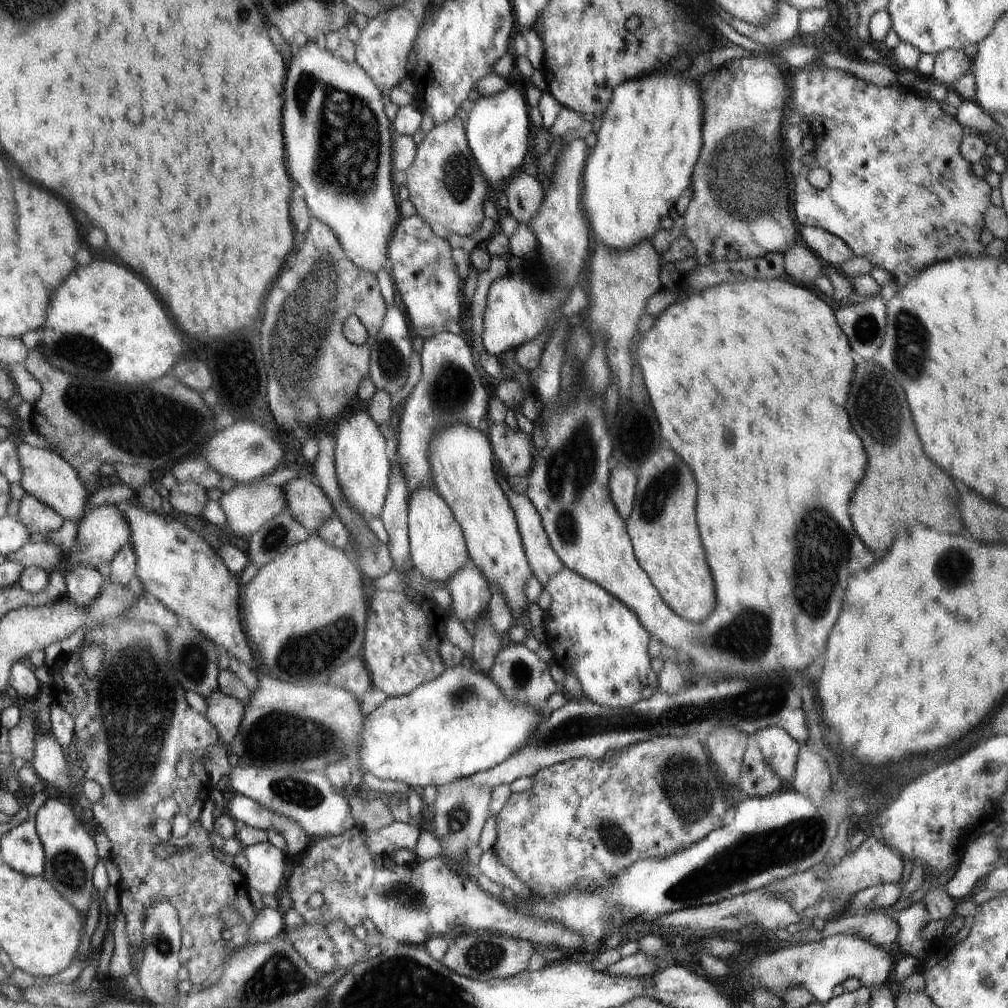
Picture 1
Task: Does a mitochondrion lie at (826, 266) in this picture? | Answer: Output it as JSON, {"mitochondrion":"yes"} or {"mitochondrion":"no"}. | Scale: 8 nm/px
{"mitochondrion":"no"}

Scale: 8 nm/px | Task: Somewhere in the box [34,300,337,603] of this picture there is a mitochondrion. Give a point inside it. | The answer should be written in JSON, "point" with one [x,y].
{"point":[75,351]}

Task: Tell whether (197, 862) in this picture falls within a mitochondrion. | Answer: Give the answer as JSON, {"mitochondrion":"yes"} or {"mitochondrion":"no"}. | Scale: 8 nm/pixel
{"mitochondrion":"no"}

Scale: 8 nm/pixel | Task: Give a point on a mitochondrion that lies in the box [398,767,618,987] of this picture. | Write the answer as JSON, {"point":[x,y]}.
{"point":[483,956]}

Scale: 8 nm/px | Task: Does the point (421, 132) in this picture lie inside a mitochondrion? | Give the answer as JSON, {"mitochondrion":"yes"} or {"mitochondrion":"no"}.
{"mitochondrion":"no"}

